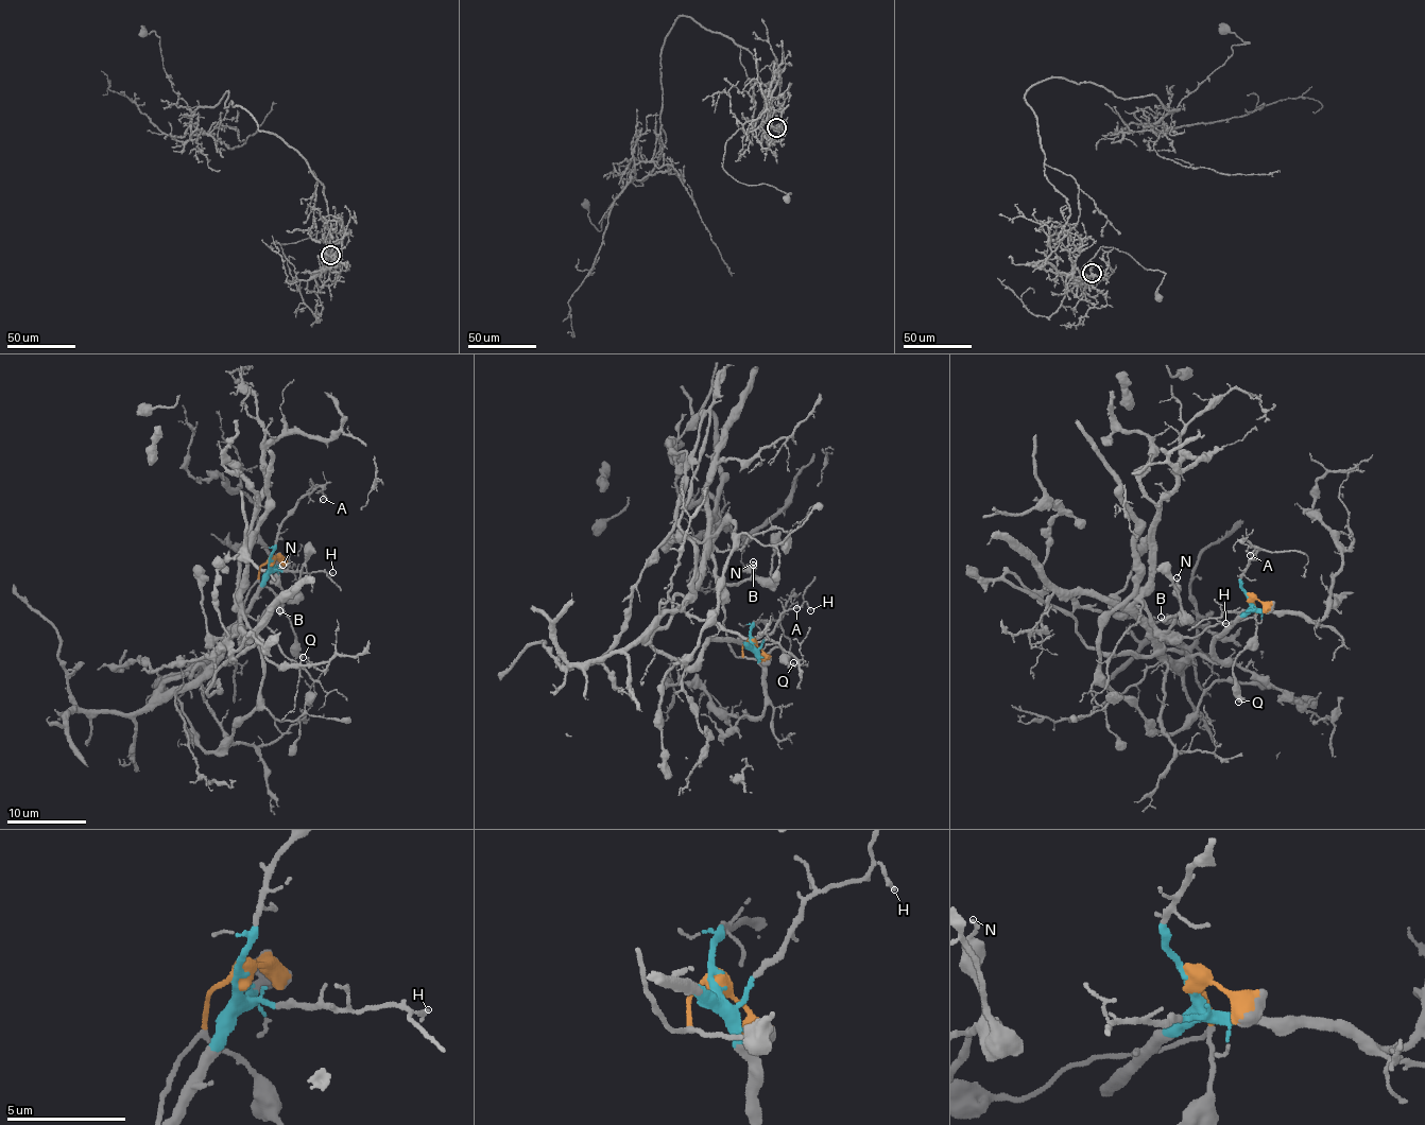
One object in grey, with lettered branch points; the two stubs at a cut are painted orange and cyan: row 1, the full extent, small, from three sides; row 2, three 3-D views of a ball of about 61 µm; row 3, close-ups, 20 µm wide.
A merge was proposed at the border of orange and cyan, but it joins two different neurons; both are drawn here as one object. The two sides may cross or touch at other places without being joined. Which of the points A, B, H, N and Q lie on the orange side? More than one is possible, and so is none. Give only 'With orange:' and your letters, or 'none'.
With orange: B, N, Q

